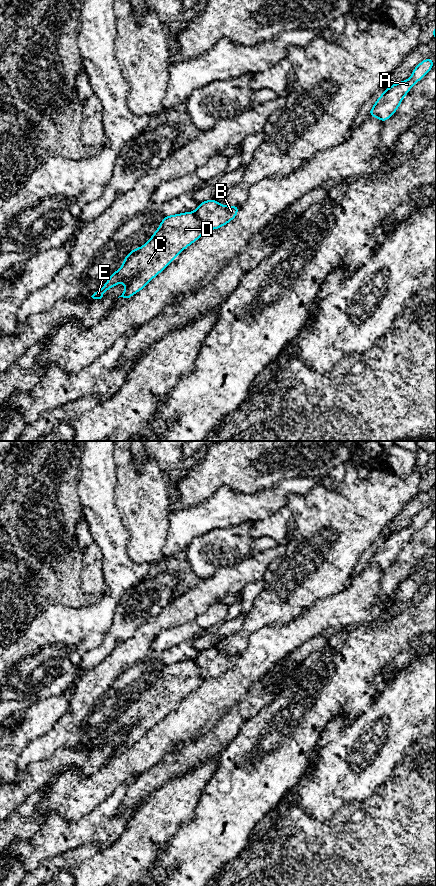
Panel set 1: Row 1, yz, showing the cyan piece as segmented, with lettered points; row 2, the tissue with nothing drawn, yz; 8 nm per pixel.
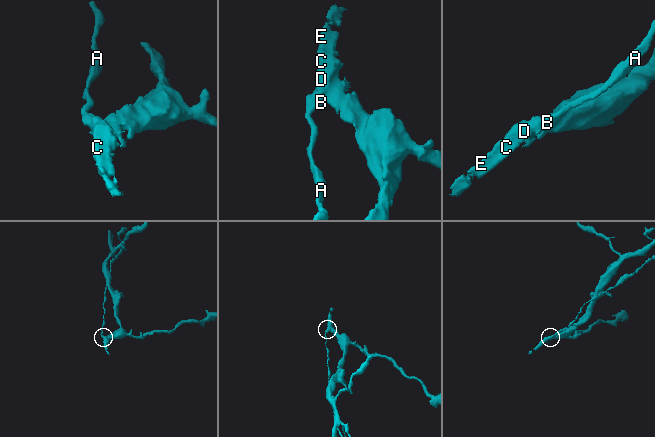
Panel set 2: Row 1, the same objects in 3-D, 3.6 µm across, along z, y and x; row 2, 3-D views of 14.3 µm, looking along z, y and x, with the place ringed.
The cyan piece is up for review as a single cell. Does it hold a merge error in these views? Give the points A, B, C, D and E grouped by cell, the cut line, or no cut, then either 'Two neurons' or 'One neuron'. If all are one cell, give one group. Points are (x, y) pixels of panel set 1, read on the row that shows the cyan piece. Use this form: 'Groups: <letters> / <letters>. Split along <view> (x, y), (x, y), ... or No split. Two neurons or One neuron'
Groups: A B / C D E. Split along yz (194, 212), (204, 231). Two neurons

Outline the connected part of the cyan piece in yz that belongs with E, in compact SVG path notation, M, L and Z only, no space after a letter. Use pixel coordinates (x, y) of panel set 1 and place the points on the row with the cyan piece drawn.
M195 212L164 216L149 241L144 246L130 251L124 258L122 267L113 272L103 287L91 297L101 299L108 289L124 281L125 290L119 297L130 298L203 233L203 226Z

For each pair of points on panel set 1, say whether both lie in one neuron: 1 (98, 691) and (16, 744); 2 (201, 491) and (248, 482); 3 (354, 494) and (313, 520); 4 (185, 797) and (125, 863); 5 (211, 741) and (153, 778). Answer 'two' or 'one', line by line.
1: two
2: one
3: one
4: one
5: one

